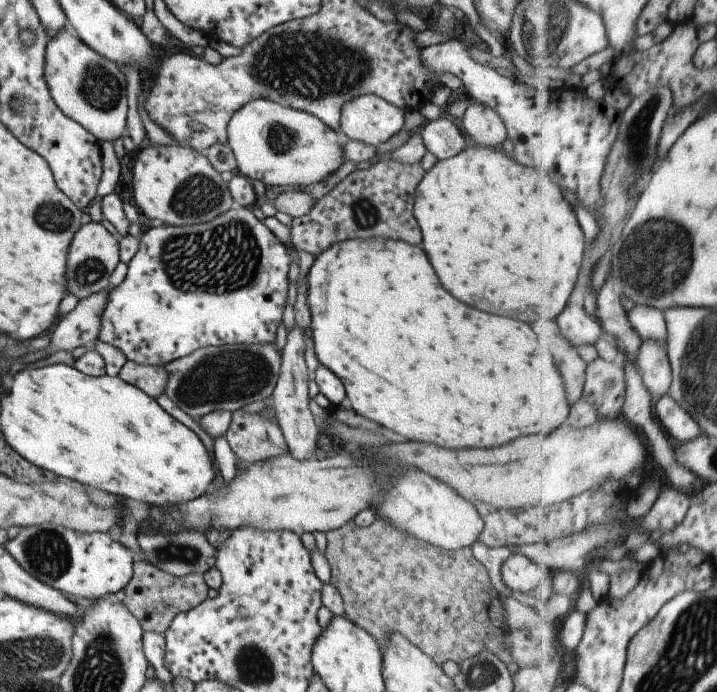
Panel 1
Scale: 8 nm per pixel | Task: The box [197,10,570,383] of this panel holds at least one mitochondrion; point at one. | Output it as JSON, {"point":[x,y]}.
{"point":[308,64]}

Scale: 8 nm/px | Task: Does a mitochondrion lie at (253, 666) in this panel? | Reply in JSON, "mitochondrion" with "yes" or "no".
{"mitochondrion":"yes"}

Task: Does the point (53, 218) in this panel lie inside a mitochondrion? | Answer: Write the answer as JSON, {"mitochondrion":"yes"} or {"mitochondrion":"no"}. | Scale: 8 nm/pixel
{"mitochondrion":"yes"}

